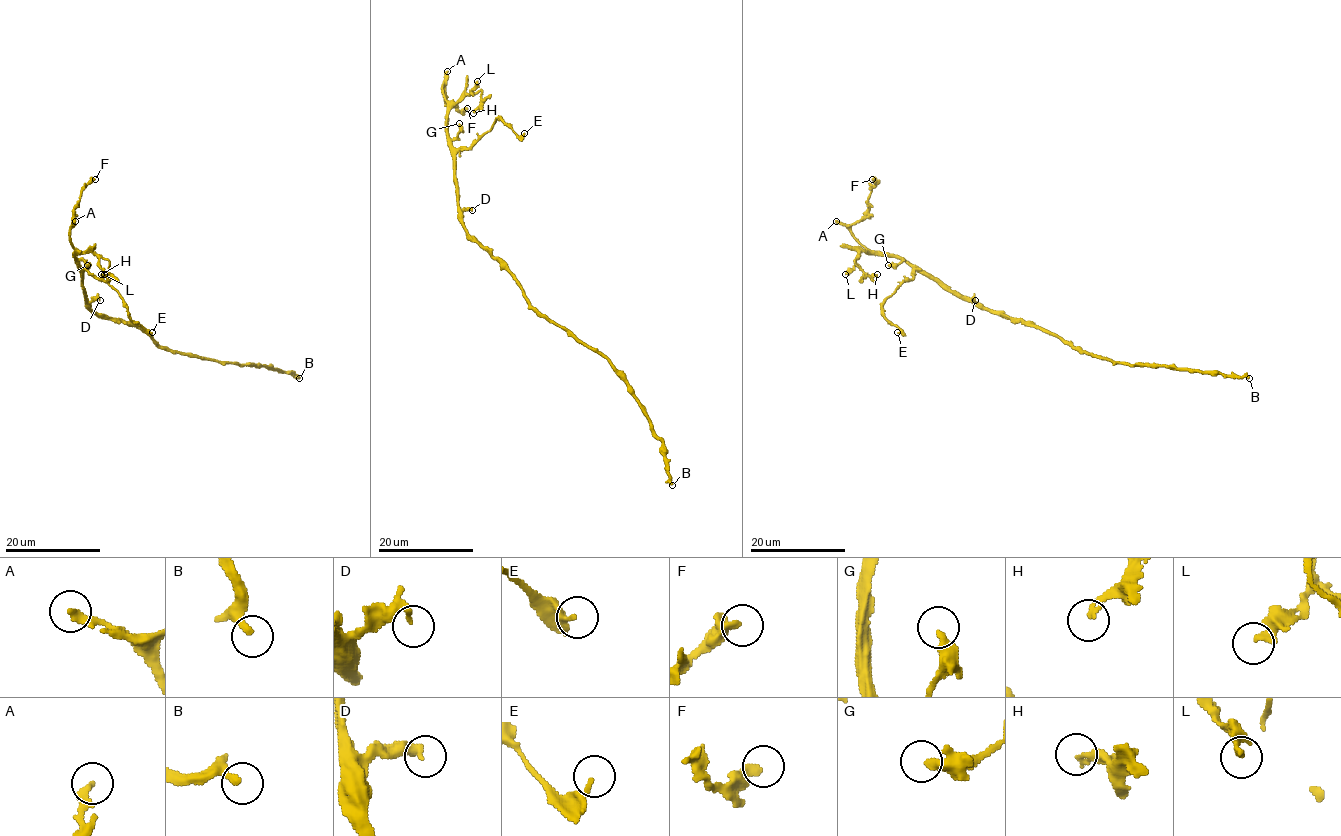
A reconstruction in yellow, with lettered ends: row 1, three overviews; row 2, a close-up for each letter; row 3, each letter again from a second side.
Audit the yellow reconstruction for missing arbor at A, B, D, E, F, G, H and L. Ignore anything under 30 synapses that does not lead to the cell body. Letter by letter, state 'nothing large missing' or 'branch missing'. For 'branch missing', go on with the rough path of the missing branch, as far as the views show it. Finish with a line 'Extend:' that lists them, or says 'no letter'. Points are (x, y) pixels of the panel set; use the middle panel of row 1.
A: nothing large missing
B: nothing large missing
D: nothing large missing
E: nothing large missing
F: nothing large missing
G: nothing large missing
H: nothing large missing
L: nothing large missing
Extend: no letter

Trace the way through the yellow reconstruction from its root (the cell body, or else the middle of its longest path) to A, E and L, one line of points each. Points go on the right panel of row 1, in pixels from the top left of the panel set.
A: (1030, 325), (959, 298), (939, 281), (915, 271), (897, 258), (869, 252), (845, 226), (836, 221)
E: (1030, 325), (978, 308), (915, 269), (914, 275), (882, 305), (882, 315), (900, 329), (897, 332)
L: (1030, 325), (959, 298), (939, 281), (890, 255), (860, 252), (856, 265), (845, 274)

